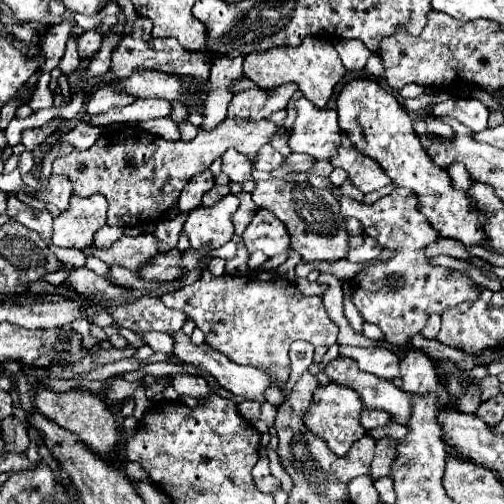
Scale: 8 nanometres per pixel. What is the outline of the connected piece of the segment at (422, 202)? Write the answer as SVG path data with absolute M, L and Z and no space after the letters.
M355 79L343 87L337 99L337 111L339 127L349 135L353 147L379 163L397 187L407 187L417 195L417 209L441 237L453 237L463 245L487 243L481 233L481 225L477 225L477 213L473 213L473 209L469 209L469 201L465 201L465 193L457 191L451 185L451 177L441 173L441 169L425 157L425 149L421 149L417 133L413 133L409 113L389 91L371 79Z

